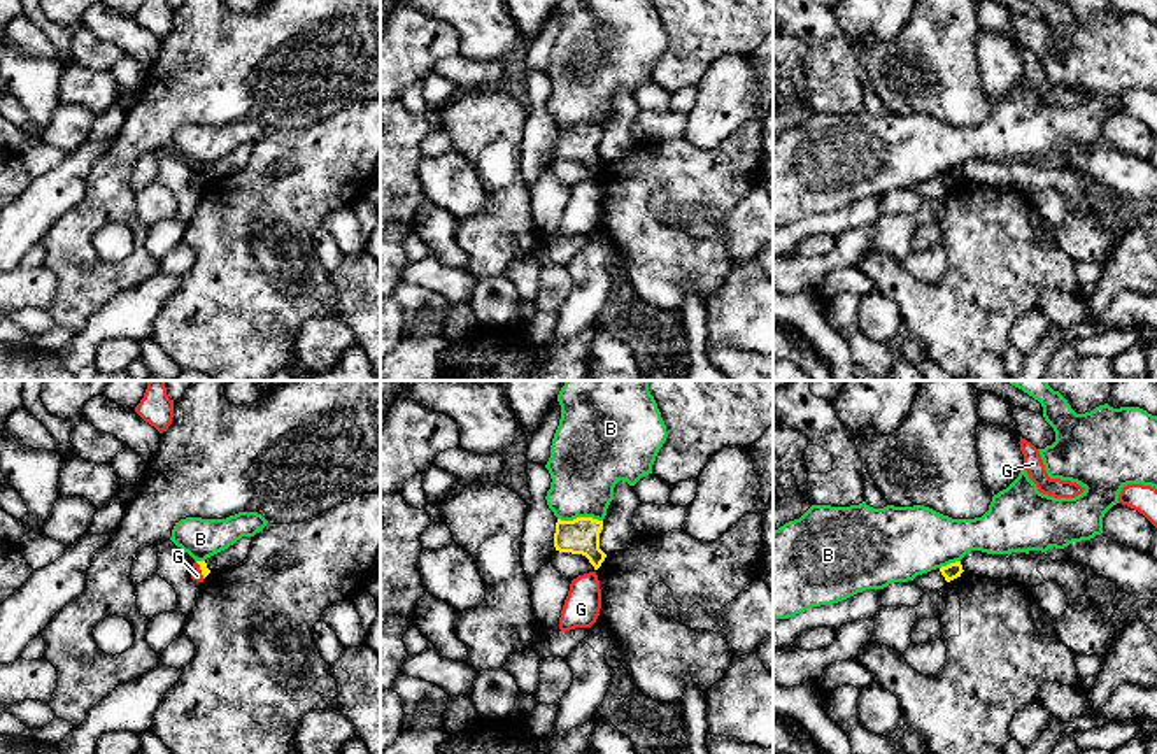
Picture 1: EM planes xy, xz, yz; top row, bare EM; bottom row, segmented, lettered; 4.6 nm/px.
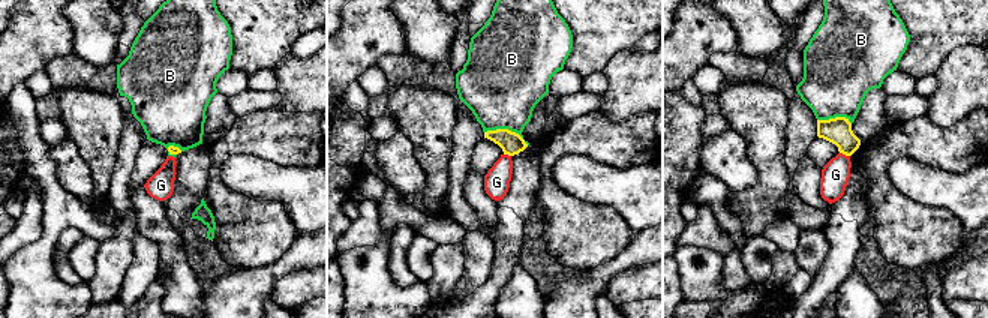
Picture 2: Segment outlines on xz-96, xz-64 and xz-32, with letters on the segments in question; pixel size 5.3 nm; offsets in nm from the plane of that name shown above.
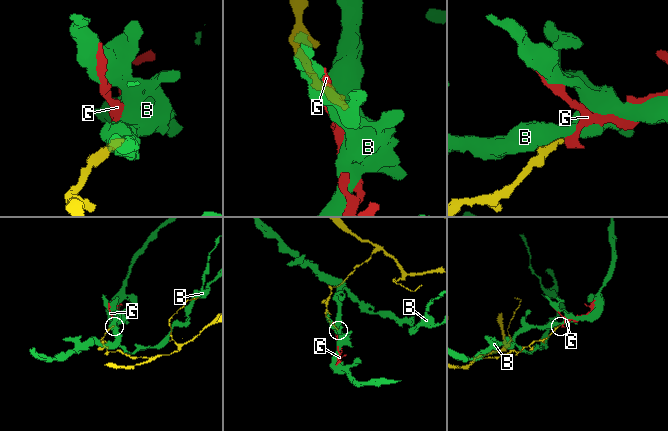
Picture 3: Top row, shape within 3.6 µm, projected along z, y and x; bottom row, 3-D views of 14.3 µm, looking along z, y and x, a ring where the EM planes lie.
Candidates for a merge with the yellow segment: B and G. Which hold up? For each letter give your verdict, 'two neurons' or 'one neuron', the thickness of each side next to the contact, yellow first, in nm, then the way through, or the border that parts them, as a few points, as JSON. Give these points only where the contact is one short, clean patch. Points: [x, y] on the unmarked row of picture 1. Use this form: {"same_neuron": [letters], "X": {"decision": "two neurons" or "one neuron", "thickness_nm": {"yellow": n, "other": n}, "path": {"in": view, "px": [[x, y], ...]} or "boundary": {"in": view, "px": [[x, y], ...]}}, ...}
{"same_neuron": [], "B": {"decision": "two neurons", "thickness_nm": {"yellow": 160, "other": 340}, "boundary": {"in": "xz", "px": [[558, 125], [596, 125], [602, 128]]}}, "G": {"decision": "two neurons", "thickness_nm": {"yellow": 40, "other": 50}, "boundary": {"in": "xy", "px": [[195, 169], [204, 184]]}}}

